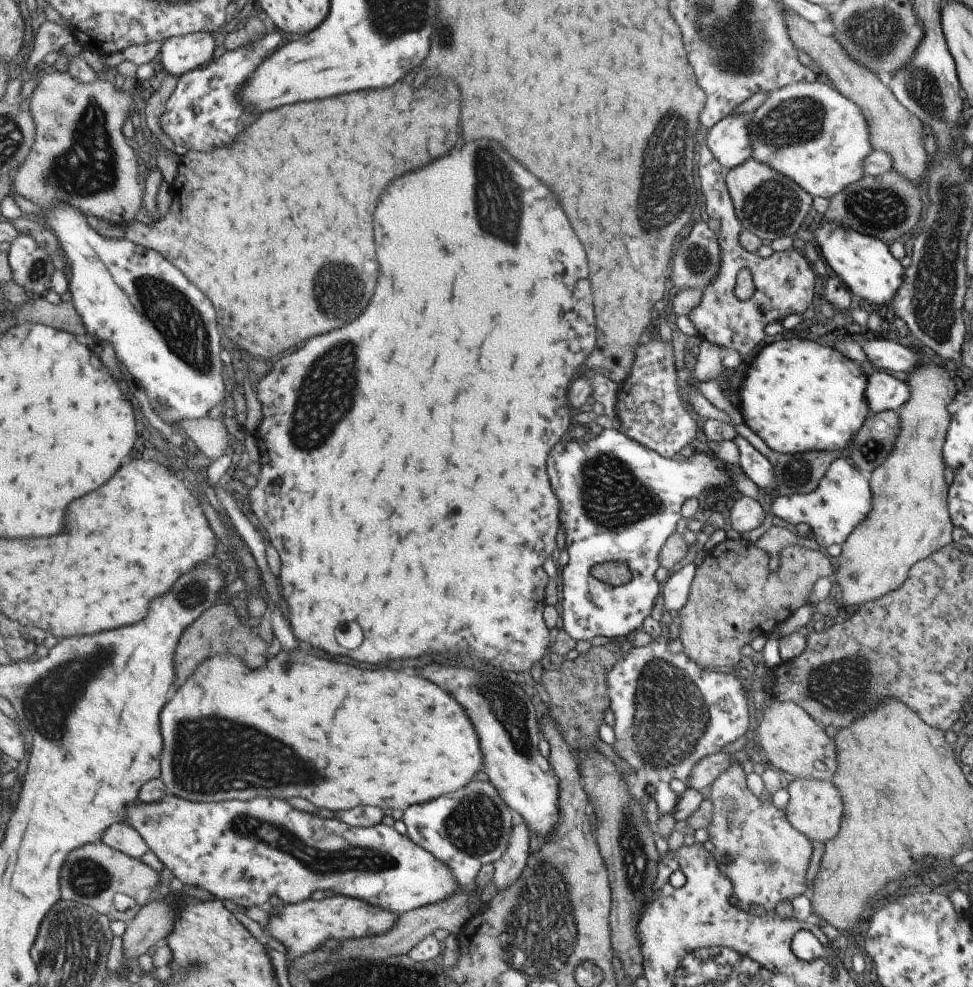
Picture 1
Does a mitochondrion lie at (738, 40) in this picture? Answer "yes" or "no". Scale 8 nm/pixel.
yes

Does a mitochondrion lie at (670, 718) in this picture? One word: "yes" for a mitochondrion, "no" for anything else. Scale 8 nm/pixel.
yes

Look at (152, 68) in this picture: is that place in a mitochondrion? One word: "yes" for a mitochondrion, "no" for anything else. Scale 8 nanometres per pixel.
no

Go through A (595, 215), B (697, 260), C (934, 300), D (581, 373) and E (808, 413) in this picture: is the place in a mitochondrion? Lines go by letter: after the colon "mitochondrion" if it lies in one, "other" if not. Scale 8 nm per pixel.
A: other
B: mitochondrion
C: mitochondrion
D: other
E: other

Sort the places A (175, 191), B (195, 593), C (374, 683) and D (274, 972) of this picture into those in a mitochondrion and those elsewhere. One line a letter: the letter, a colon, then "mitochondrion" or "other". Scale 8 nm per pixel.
A: other
B: mitochondrion
C: other
D: other

